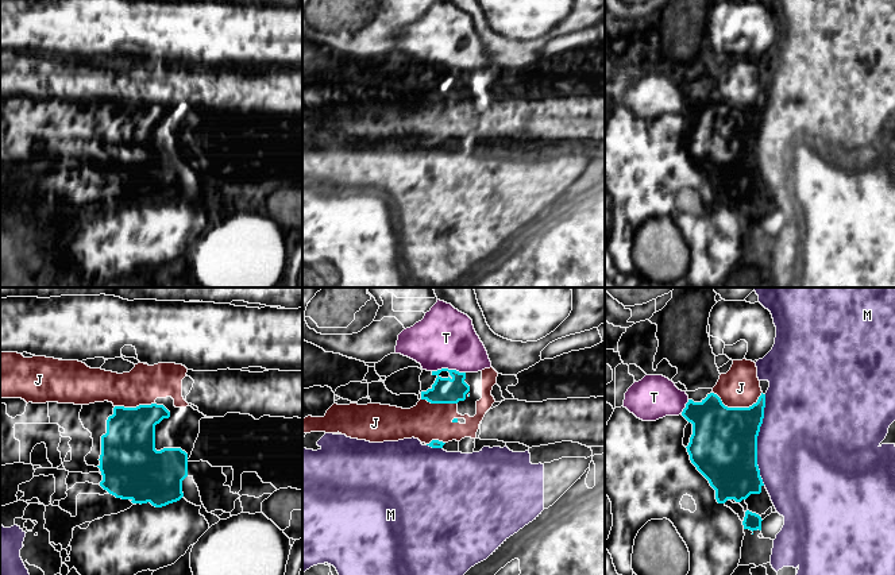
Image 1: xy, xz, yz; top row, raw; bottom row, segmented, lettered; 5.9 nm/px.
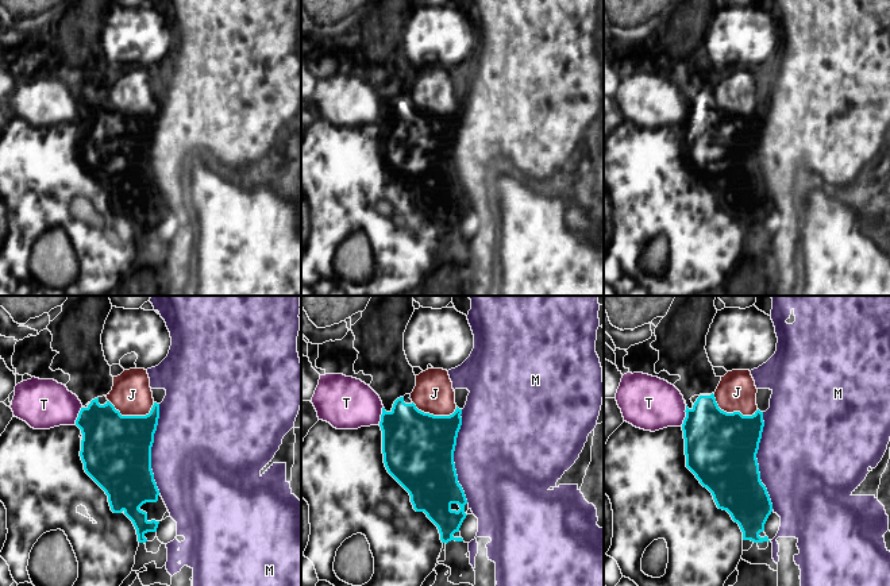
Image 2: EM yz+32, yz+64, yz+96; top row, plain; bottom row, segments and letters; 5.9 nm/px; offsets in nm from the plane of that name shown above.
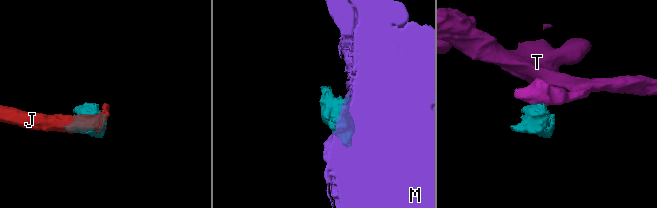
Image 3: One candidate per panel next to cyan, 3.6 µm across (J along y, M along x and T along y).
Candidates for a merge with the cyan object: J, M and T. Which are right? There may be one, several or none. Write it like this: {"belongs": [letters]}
{"belongs": []}

